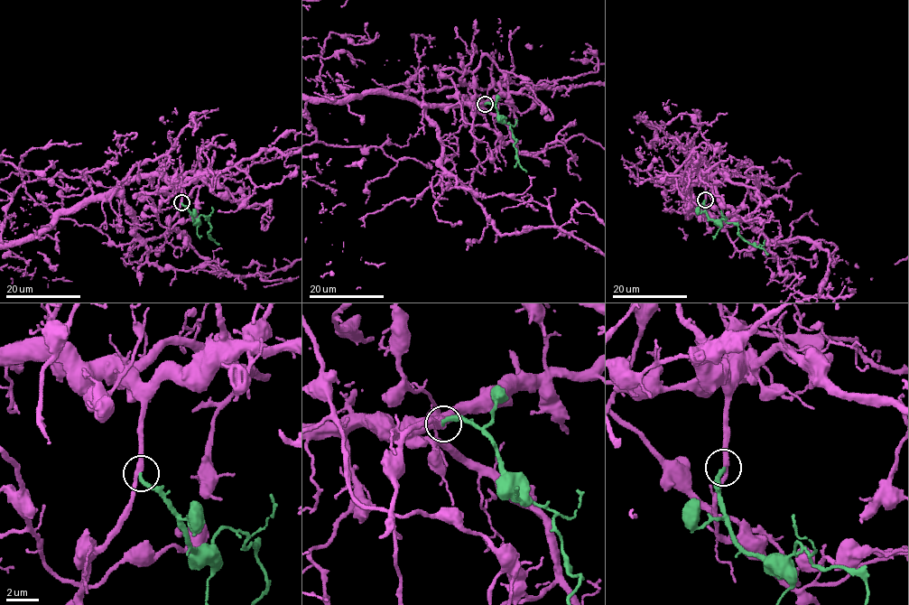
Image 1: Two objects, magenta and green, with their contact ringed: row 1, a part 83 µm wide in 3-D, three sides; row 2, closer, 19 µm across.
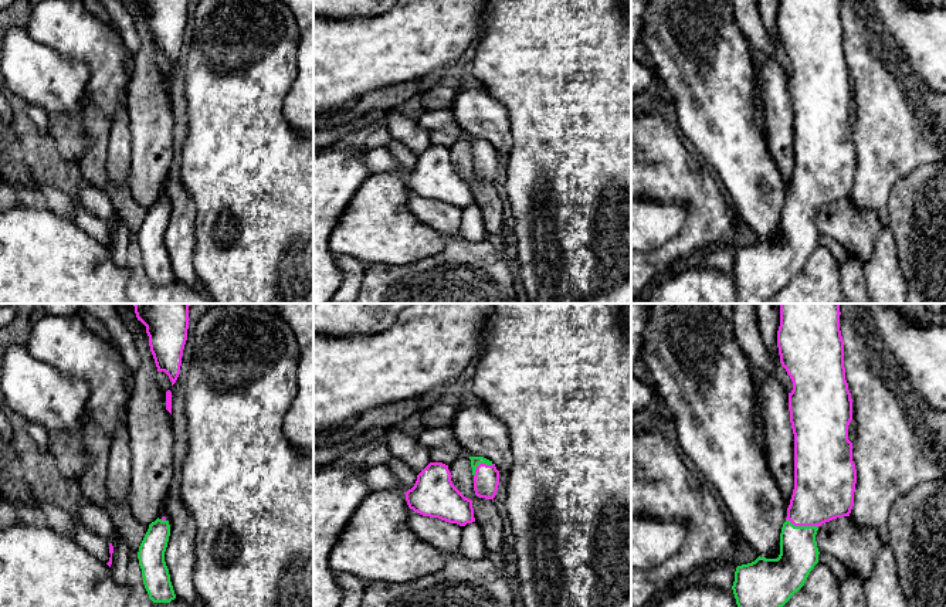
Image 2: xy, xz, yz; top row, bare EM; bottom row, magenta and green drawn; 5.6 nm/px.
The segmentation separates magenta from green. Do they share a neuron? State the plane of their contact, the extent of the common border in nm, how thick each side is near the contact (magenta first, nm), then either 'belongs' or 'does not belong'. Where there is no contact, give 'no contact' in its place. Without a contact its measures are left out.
yz | 190 nm | 340/220 nm | belongs

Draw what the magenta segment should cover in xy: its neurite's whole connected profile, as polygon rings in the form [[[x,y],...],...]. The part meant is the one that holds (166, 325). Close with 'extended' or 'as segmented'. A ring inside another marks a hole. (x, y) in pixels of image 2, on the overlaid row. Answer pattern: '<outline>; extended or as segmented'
[[[133,304],[138,321],[146,326],[157,372],[165,372],[172,386],[180,374],[187,340],[190,304]]]; as segmented

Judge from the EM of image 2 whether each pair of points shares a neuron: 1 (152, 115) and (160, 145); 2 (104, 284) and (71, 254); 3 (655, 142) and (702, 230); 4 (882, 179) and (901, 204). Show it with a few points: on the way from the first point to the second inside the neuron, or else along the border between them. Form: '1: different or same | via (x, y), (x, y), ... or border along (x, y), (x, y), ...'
1: same | via (152, 122), (153, 138)
2: same | via (95, 280), (78, 263)
3: same | via (665, 163), (702, 200), (702, 209)
4: different | border along (915, 168), (891, 189), (887, 212), (882, 216)

